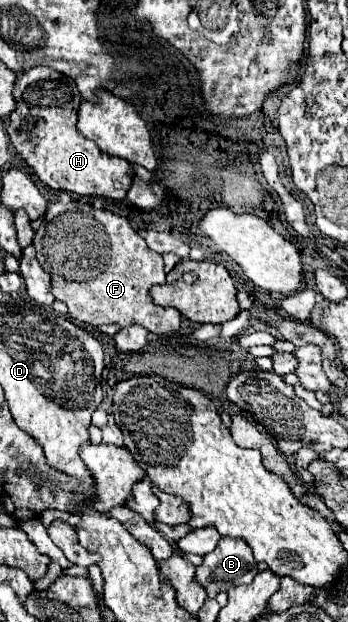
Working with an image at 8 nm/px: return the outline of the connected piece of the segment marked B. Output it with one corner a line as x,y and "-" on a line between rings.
222,537
218,547
208,553
196,569
196,579
208,597
216,597
220,591
250,583
256,573
256,561
248,543
244,543
244,539

